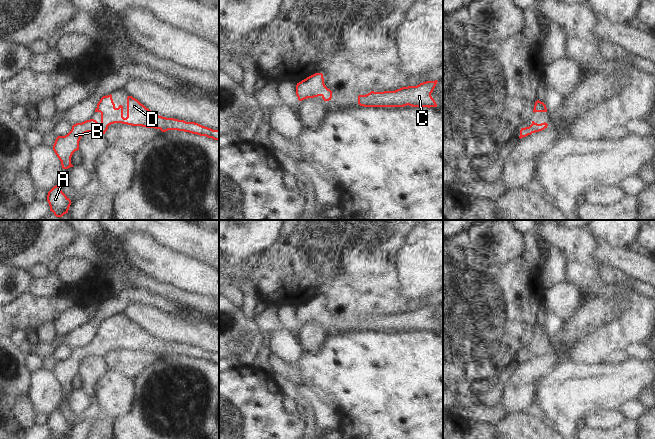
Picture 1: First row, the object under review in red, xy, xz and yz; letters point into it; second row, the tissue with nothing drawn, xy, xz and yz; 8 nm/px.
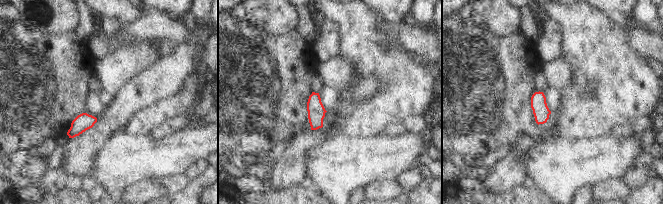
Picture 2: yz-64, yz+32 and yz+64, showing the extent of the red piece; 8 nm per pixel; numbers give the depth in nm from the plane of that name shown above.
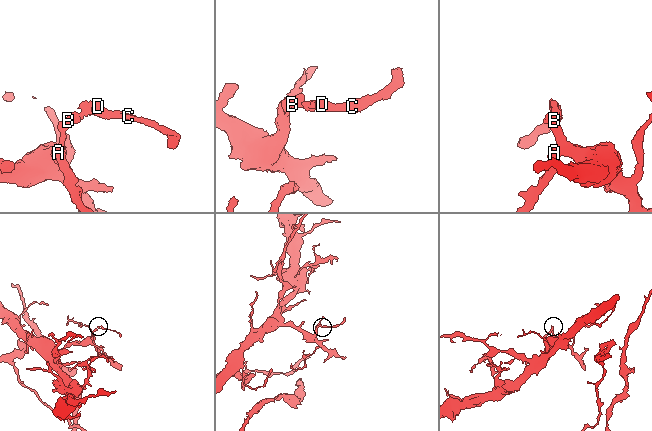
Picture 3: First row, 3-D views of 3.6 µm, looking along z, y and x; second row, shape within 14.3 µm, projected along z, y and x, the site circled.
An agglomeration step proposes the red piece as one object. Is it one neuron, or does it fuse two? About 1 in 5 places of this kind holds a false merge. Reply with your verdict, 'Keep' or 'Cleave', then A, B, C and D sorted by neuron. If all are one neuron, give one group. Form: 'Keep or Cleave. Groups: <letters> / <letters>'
Keep. Groups: A B C D.

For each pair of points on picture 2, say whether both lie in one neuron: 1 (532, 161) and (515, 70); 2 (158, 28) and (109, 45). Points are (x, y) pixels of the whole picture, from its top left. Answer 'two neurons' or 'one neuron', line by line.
1: two neurons
2: one neuron

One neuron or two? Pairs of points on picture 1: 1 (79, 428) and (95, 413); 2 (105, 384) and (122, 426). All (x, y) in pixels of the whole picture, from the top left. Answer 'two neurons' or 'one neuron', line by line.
1: one neuron
2: two neurons

